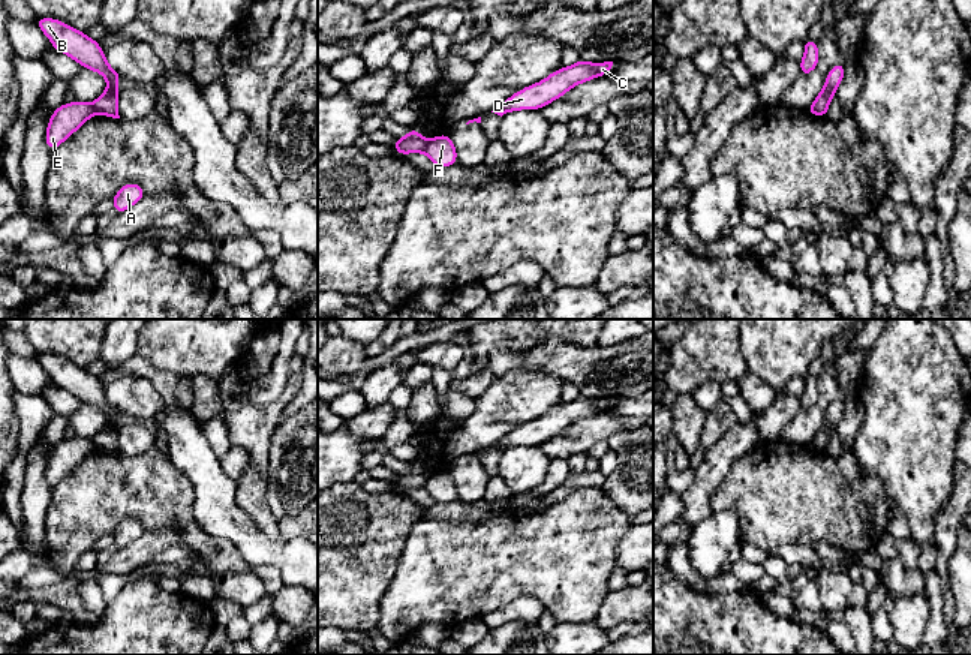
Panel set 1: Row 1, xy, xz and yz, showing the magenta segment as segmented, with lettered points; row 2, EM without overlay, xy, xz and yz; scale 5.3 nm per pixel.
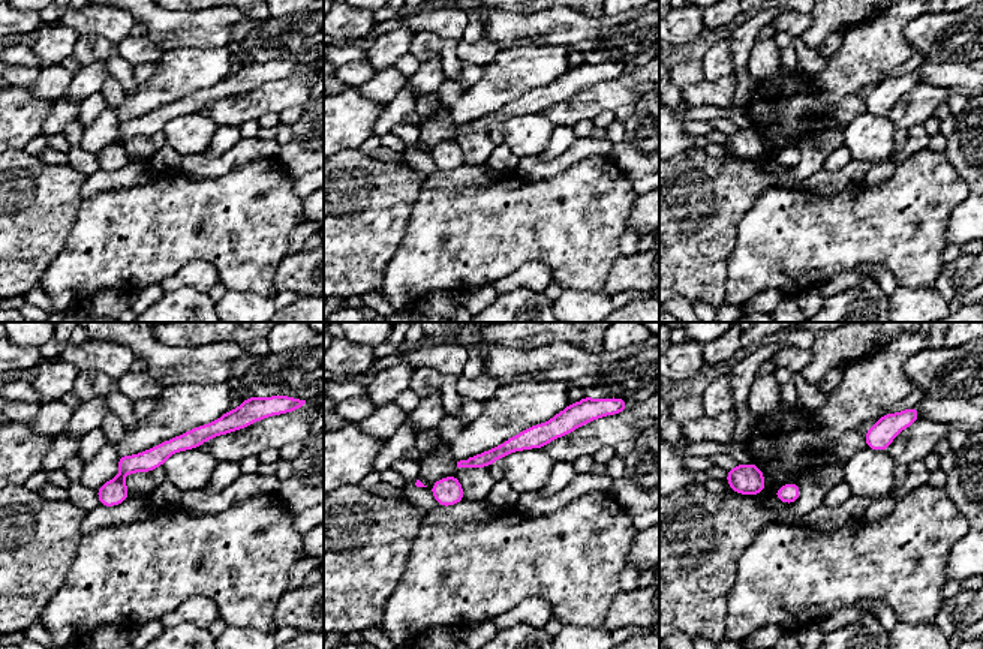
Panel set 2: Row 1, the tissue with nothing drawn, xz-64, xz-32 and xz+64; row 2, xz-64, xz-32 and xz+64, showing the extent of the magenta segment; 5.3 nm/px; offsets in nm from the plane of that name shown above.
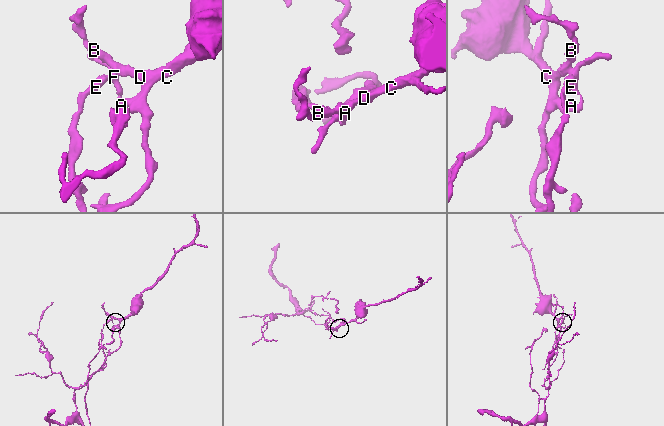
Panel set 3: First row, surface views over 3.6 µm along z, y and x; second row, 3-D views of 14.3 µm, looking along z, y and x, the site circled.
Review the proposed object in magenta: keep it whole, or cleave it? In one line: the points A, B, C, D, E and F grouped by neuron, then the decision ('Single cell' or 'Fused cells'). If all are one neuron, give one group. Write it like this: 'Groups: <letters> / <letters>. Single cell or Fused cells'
Groups: A B C D F / E. Fused cells

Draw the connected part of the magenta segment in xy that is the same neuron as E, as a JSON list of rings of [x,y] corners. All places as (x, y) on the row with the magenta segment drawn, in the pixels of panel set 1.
[[[79,100],[58,106],[46,127],[45,142],[48,148],[54,151],[94,114],[93,105]]]

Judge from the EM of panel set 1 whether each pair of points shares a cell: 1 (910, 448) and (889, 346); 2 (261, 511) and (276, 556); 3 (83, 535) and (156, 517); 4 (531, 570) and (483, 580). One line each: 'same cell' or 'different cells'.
1: same cell
2: different cells
3: same cell
4: same cell

